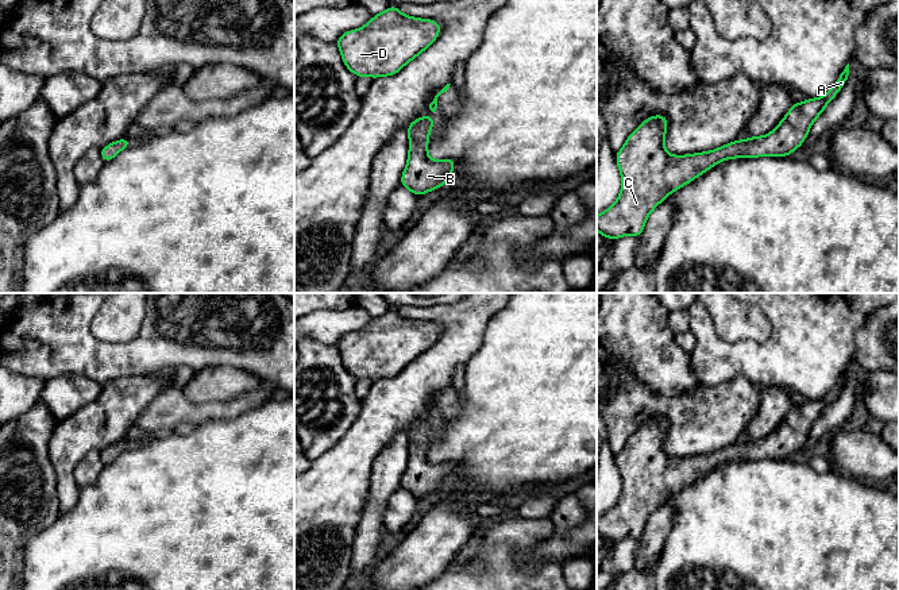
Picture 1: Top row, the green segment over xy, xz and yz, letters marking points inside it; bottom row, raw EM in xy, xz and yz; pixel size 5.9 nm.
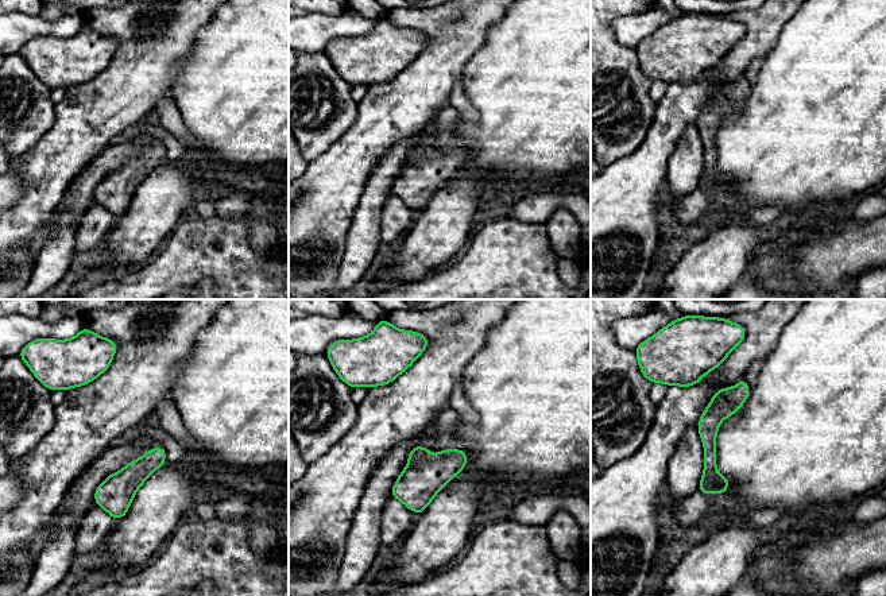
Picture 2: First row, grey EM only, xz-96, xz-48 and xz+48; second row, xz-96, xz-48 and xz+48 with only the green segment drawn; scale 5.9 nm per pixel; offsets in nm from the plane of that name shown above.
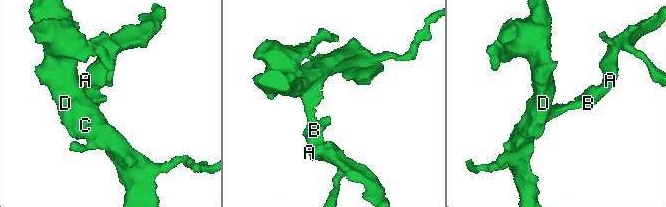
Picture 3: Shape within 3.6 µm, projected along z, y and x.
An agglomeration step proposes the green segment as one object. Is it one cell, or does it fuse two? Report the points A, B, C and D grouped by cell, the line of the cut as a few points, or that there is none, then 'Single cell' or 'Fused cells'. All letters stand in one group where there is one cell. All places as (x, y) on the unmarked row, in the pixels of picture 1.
Groups: A B C D. No split. Single cell

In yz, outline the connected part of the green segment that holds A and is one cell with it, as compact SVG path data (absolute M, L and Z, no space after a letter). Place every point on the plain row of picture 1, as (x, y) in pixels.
M849 366L822 400L794 405L768 437L736 441L711 454L670 458L664 450L668 421L661 416L649 419L616 455L622 482L621 494L617 504L597 518L601 539L616 543L630 537L638 541L648 518L661 504L722 463L790 459L803 447L826 406L845 389L848 378Z

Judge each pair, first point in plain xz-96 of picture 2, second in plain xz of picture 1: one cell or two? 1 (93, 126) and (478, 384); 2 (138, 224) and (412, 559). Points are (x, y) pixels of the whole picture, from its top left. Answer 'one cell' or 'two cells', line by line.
1: two cells
2: one cell

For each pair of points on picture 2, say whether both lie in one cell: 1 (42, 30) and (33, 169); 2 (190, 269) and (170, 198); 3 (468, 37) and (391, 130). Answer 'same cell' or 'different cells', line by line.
1: different cells
2: different cells
3: same cell

